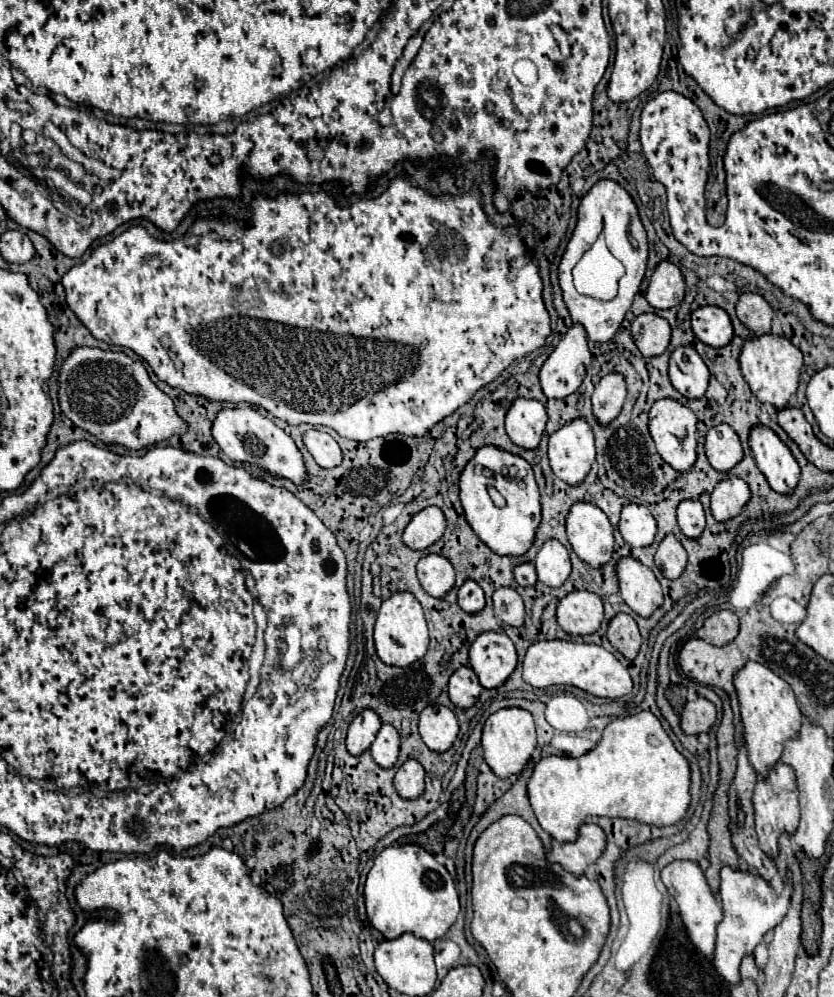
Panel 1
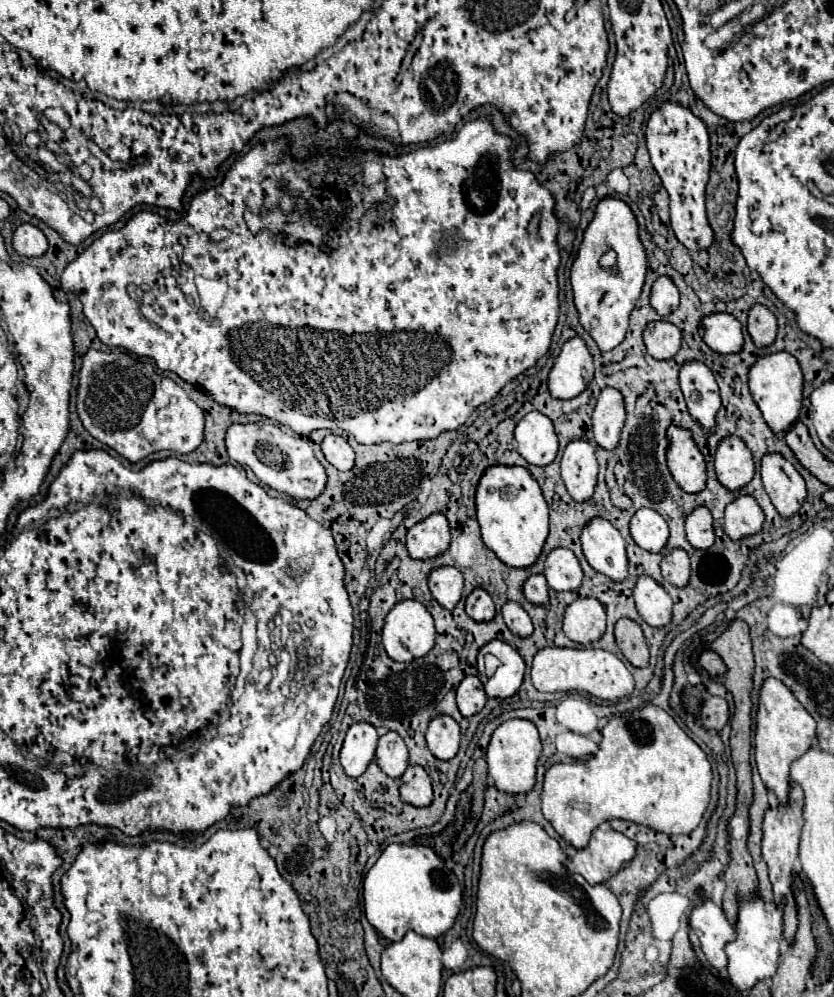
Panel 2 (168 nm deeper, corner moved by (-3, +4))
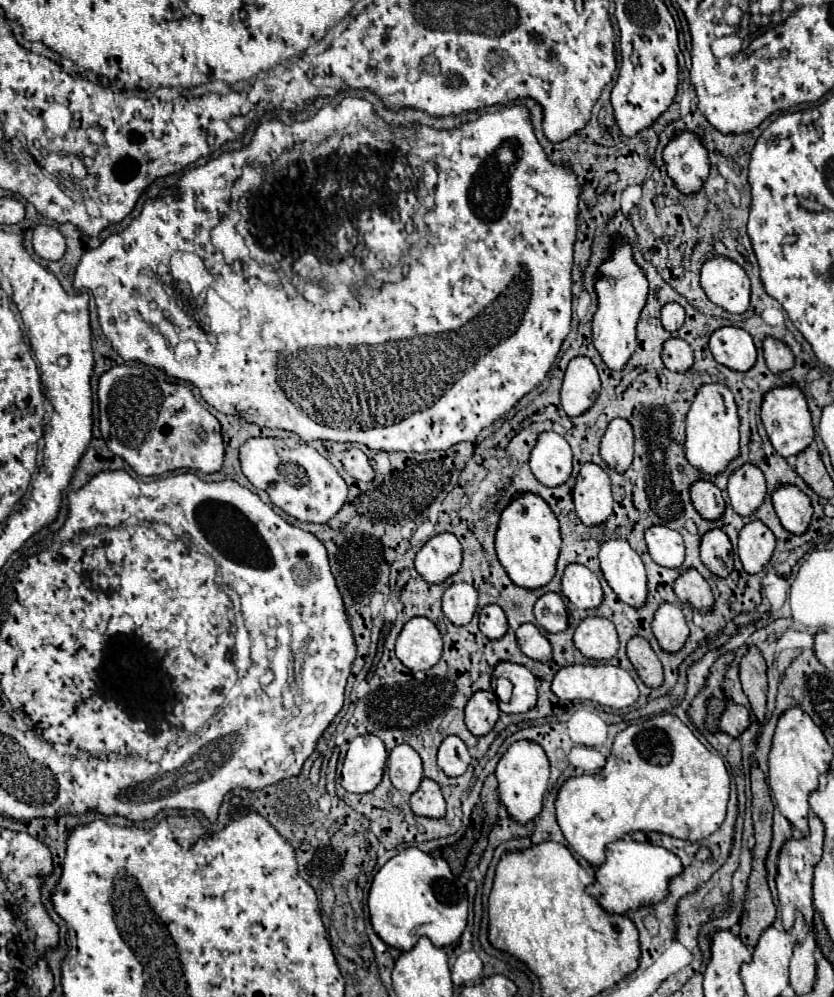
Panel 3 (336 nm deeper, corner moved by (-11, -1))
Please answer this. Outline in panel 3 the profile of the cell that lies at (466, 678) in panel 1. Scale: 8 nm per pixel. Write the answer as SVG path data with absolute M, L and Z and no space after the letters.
M492 690L476 692L466 704L466 726L476 738L486 736L494 728L498 716L498 698Z

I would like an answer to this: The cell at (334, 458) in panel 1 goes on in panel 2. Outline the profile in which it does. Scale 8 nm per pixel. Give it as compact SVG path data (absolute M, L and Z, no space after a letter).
M326 435L322 441L322 453L328 463L332 463L340 471L348 471L354 467L354 451L348 441L340 435Z

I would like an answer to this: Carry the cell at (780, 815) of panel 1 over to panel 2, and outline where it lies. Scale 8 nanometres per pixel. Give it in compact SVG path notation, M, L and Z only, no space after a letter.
M790 785L790 795L788 795L788 803L786 805L776 805L770 807L764 815L764 823L762 823L762 857L768 863L768 875L774 887L774 901L780 905L784 903L784 937L788 941L792 941L792 935L796 933L796 903L794 903L794 895L792 895L792 869L794 869L794 861L798 855L798 843L800 843L800 829L804 825L802 819L802 807L804 807L804 795L800 785Z

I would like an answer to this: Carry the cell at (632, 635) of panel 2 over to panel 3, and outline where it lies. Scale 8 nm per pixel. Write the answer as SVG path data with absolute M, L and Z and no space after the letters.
M634 636L628 642L628 658L632 662L632 666L636 668L640 680L648 686L648 688L658 688L662 686L662 664L658 660L658 656L652 652L650 644L640 638Z

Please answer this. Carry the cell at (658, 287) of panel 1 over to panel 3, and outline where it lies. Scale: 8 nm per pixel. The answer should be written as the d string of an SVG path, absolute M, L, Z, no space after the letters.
M666 304L662 308L662 326L668 332L676 332L684 324L684 308L680 304Z

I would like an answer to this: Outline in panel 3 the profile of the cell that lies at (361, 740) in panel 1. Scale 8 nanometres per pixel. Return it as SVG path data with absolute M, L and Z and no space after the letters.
M366 734L354 738L342 764L340 784L344 786L344 790L354 794L372 792L382 780L386 760L388 750L378 736Z

